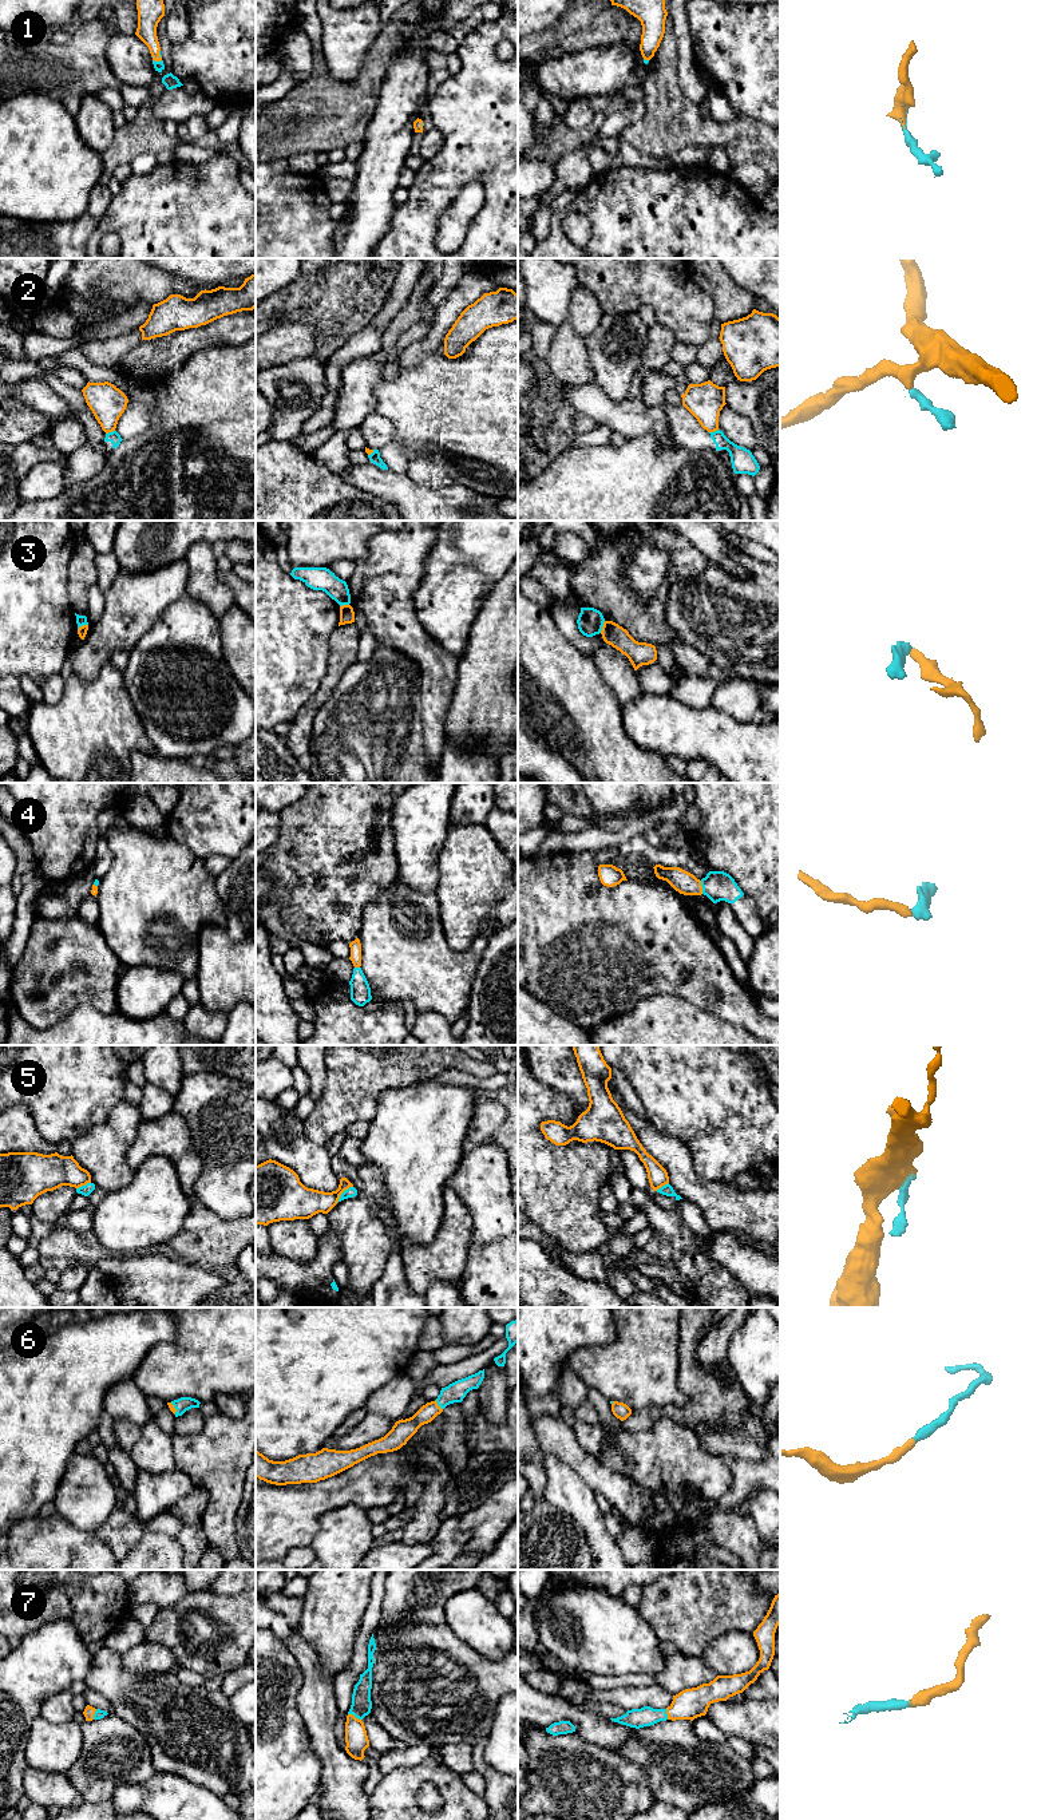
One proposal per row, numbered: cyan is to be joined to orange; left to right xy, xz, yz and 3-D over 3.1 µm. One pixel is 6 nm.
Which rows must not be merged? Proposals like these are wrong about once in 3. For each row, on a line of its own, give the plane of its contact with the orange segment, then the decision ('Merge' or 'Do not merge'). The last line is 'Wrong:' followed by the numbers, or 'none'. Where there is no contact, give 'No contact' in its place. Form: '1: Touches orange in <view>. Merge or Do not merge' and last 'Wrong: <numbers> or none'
1: Touches orange in xy. Merge
2: Touches orange in xy. Do not merge
3: Touches orange in yz. Do not merge
4: Touches orange in yz. Merge
5: Touches orange in xz. Do not merge
6: Touches orange in xz. Merge
7: Touches orange in xz. Merge
Wrong: 2, 3, 5

